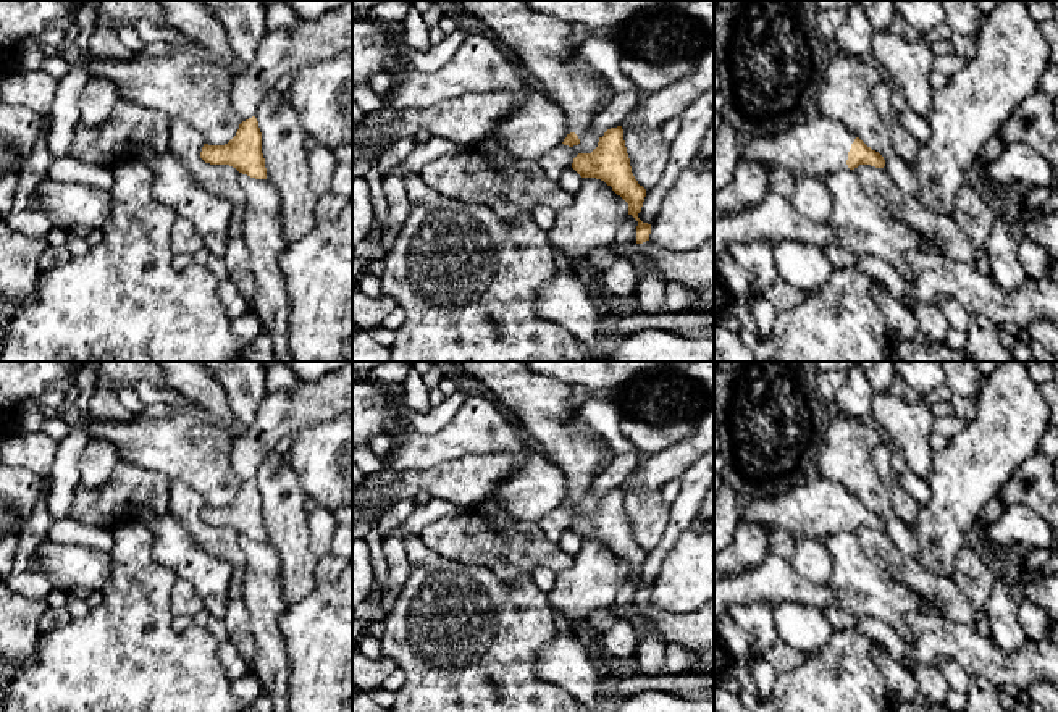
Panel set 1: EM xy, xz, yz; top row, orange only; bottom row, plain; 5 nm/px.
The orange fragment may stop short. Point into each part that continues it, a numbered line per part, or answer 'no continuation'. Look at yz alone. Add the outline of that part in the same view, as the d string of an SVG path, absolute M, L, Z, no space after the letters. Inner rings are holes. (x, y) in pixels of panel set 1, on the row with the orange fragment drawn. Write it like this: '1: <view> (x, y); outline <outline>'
1: yz (819, 146); outline M812 113L774 137L743 142L741 161L825 179L833 171L850 170L846 160L854 139L838 121Z

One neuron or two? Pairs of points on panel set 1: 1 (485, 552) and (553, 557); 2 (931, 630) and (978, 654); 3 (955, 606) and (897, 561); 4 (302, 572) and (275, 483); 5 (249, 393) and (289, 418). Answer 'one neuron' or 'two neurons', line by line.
1: one neuron
2: one neuron
3: one neuron
4: one neuron
5: two neurons

